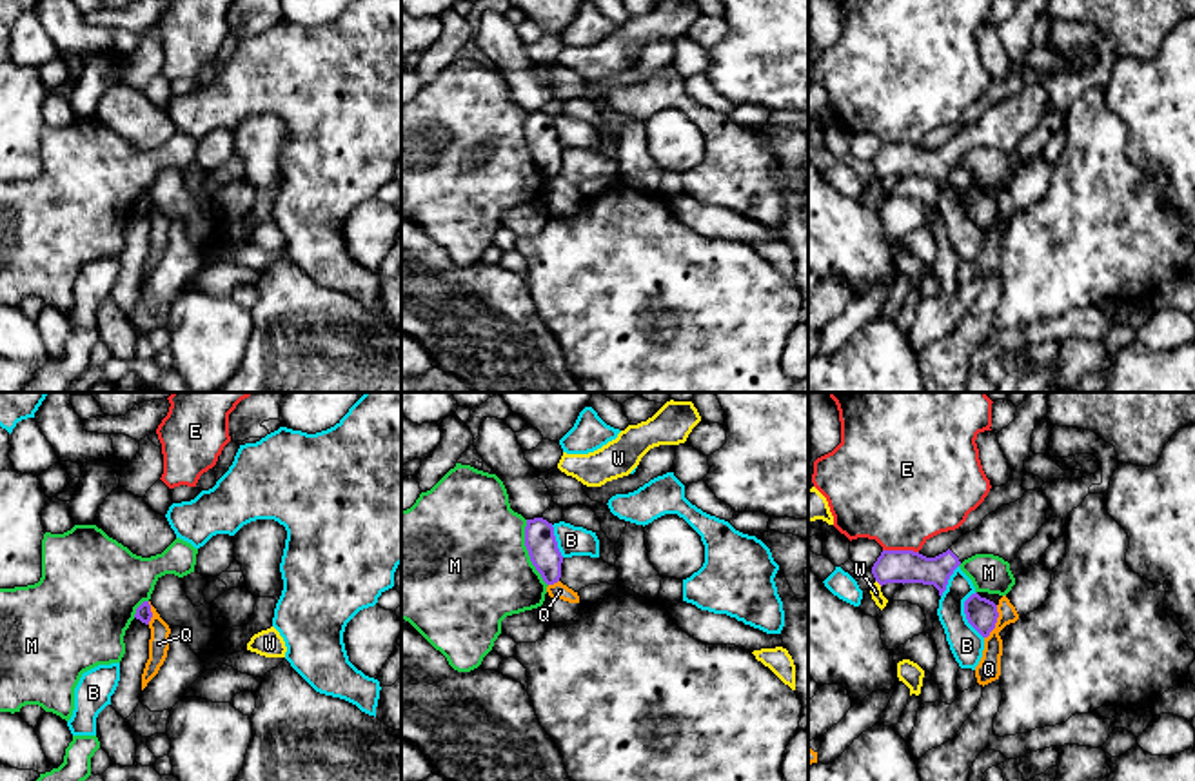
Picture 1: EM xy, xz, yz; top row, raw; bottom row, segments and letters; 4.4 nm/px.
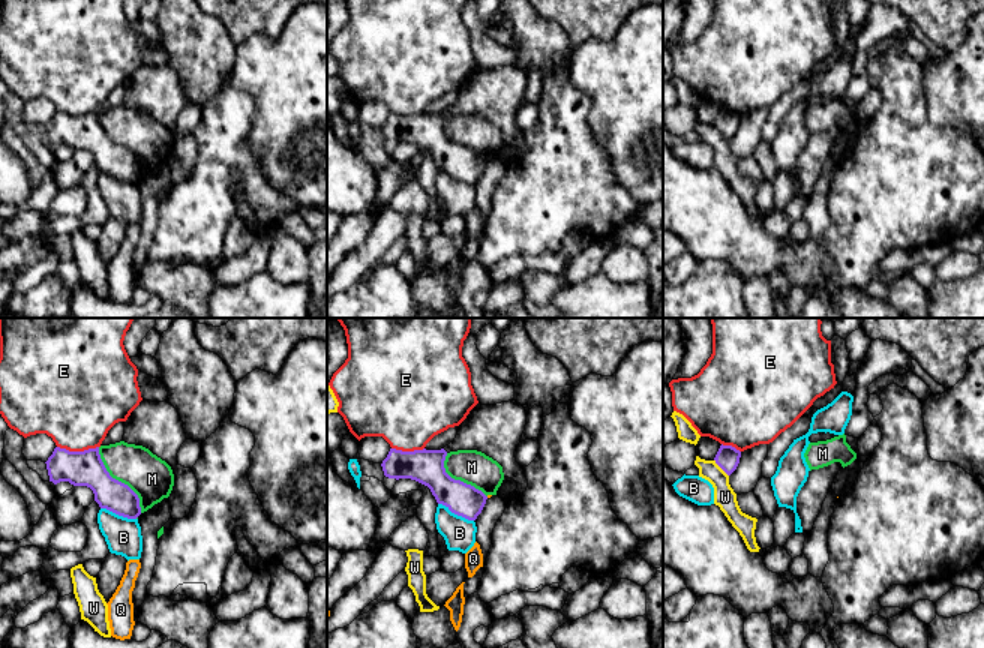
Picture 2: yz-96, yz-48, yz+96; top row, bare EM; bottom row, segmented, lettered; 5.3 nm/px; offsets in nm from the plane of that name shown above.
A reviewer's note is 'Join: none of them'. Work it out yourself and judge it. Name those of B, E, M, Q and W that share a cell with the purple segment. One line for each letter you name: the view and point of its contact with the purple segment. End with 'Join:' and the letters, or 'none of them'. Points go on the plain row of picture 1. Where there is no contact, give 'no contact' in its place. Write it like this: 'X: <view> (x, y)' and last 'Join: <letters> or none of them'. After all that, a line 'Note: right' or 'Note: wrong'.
Join: none of them
Note: right

